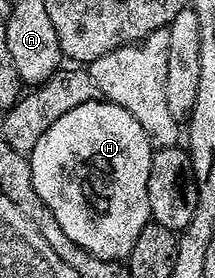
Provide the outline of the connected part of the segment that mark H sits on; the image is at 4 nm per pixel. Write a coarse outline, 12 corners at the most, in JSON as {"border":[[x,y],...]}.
{"border":[[125,108],[65,112],[29,155],[73,244],[117,262],[151,221]]}

